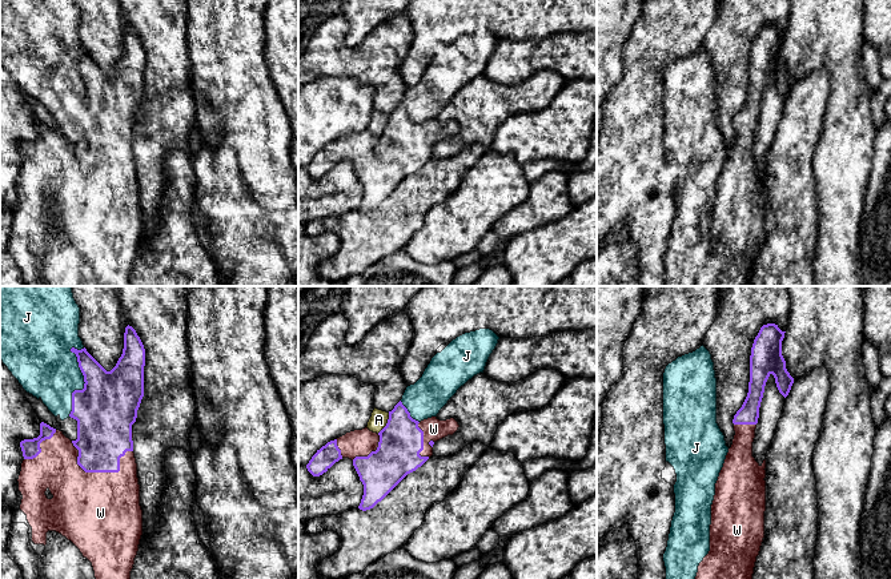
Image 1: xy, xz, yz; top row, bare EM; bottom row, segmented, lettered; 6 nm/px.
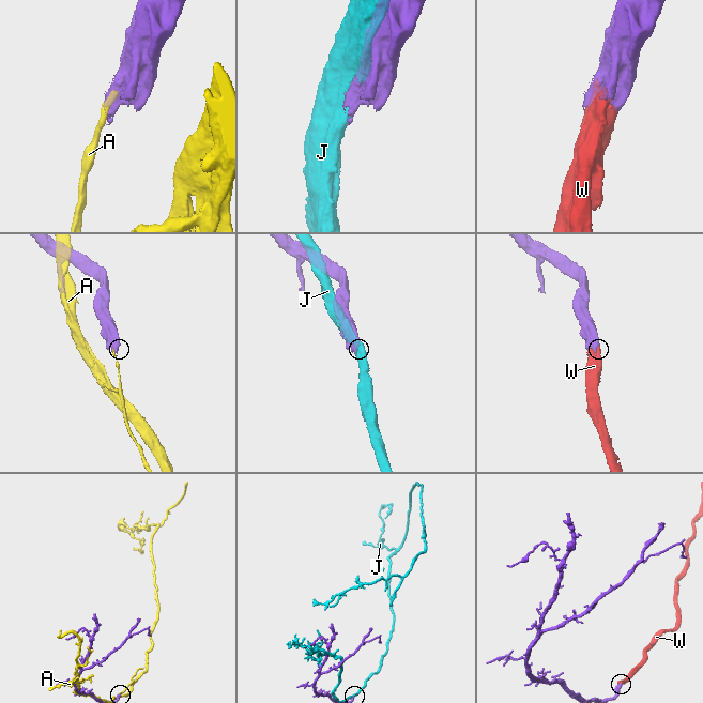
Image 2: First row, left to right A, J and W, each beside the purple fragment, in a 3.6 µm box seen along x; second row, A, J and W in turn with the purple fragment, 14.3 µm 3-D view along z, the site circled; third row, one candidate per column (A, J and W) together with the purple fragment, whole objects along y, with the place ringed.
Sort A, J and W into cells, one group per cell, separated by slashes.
A / J / W

